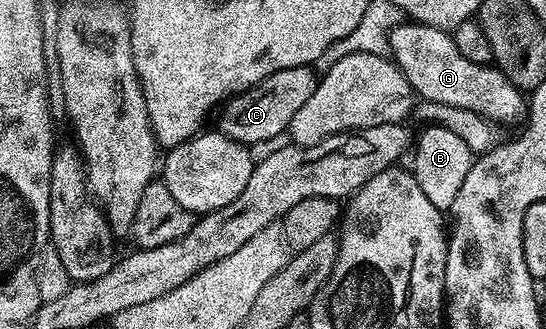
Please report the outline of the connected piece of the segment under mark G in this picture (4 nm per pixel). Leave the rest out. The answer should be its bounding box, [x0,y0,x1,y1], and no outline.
[388,21,529,125]

